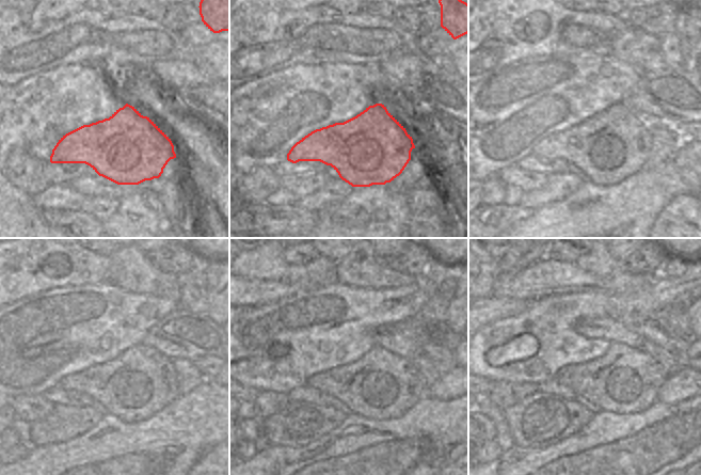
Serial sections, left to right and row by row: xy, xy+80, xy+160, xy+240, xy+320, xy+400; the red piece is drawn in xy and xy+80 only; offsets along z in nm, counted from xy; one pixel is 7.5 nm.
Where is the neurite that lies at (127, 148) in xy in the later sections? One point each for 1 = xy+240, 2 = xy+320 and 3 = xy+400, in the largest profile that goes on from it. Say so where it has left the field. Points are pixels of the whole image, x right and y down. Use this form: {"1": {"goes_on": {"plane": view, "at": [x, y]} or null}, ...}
{"1": {"goes_on": {"plane": "xy+240", "at": [133, 386]}}, "2": {"goes_on": {"plane": "xy+320", "at": [380, 385]}}, "3": {"goes_on": {"plane": "xy+400", "at": [624, 380]}}}

